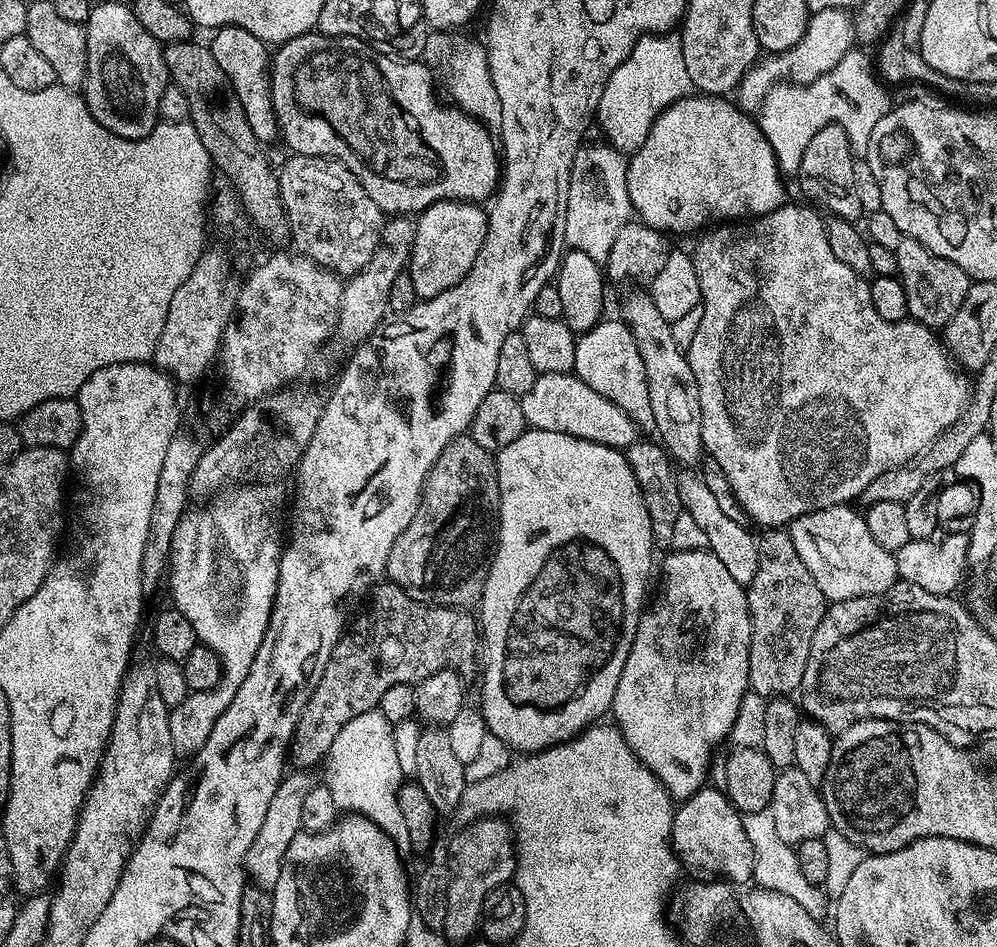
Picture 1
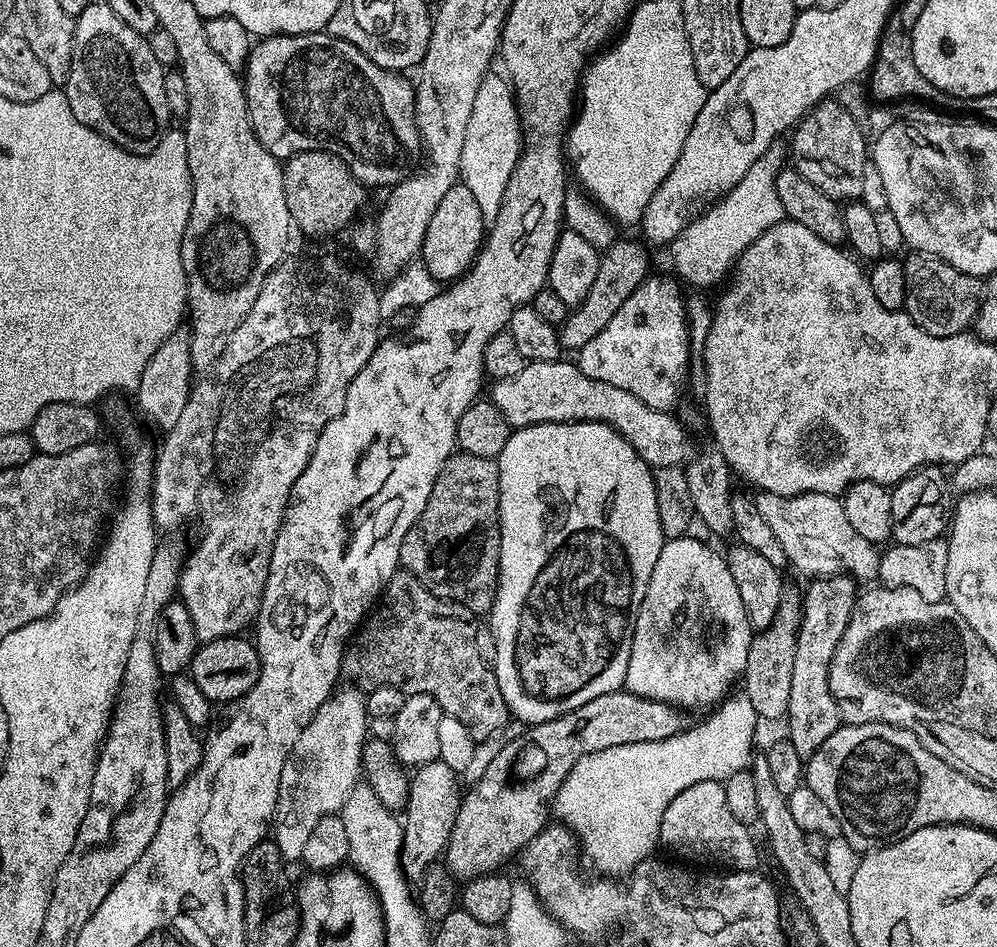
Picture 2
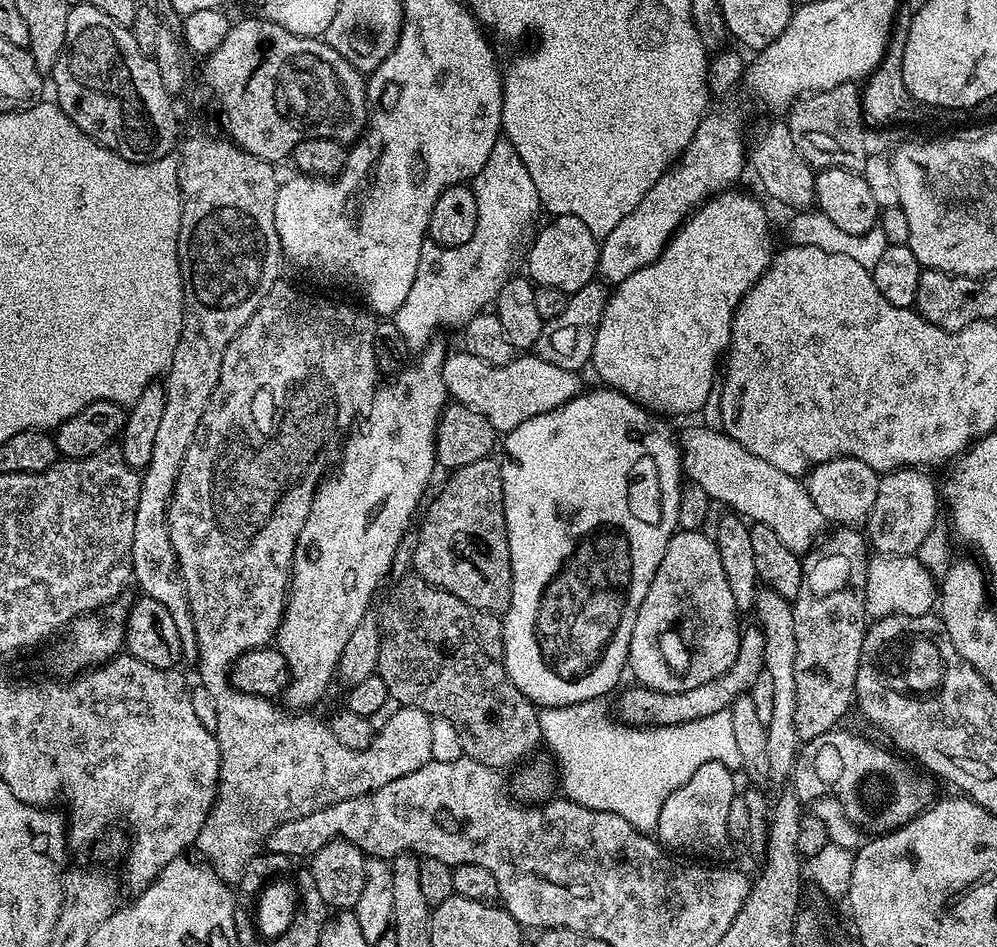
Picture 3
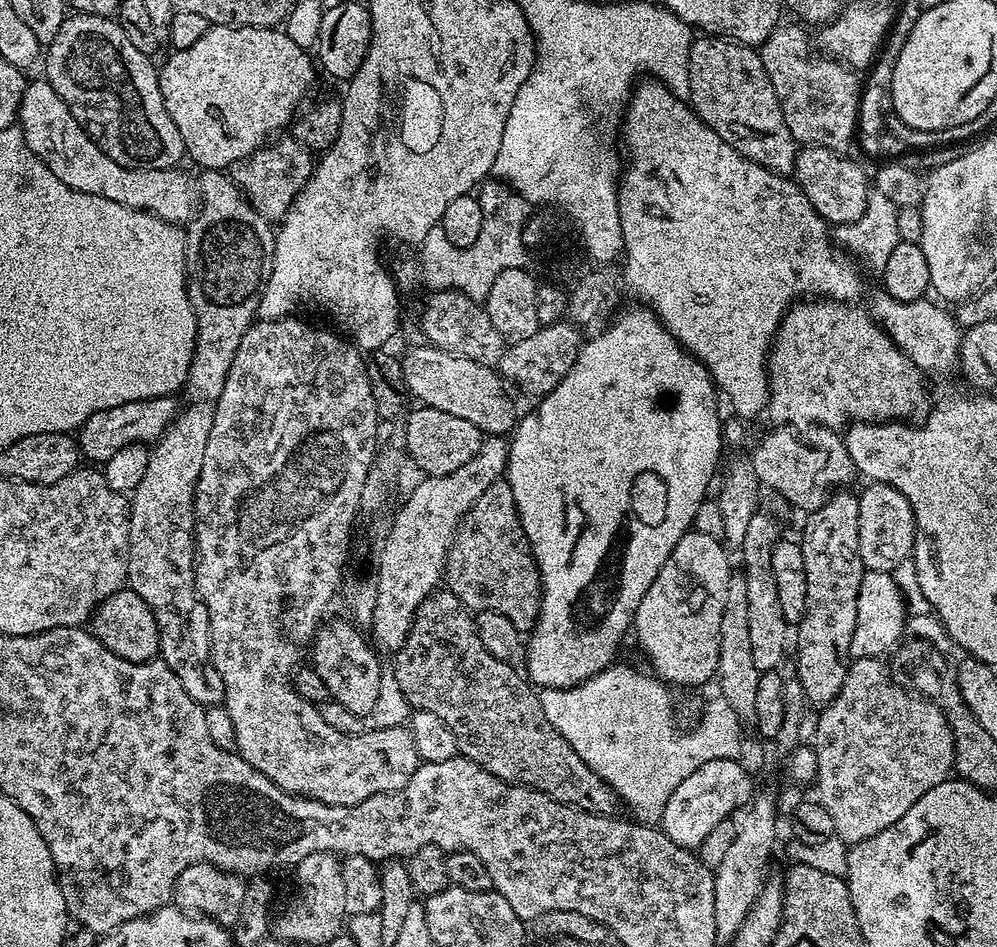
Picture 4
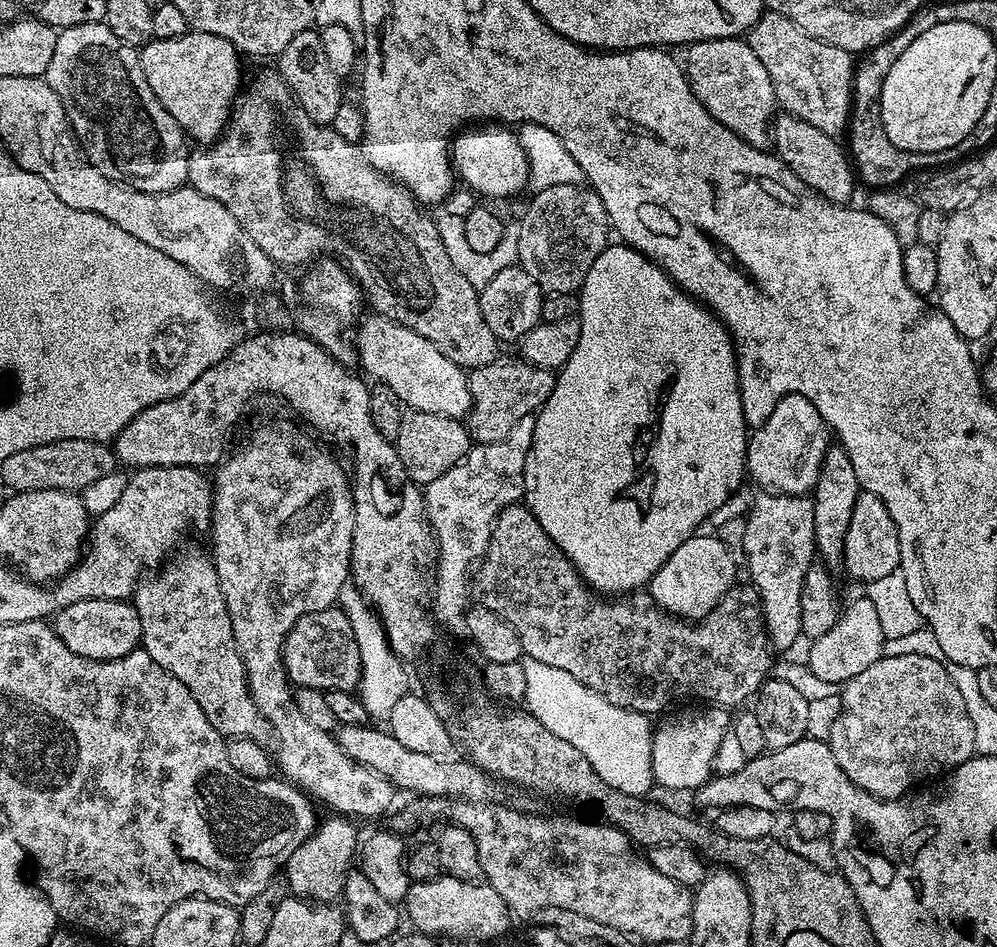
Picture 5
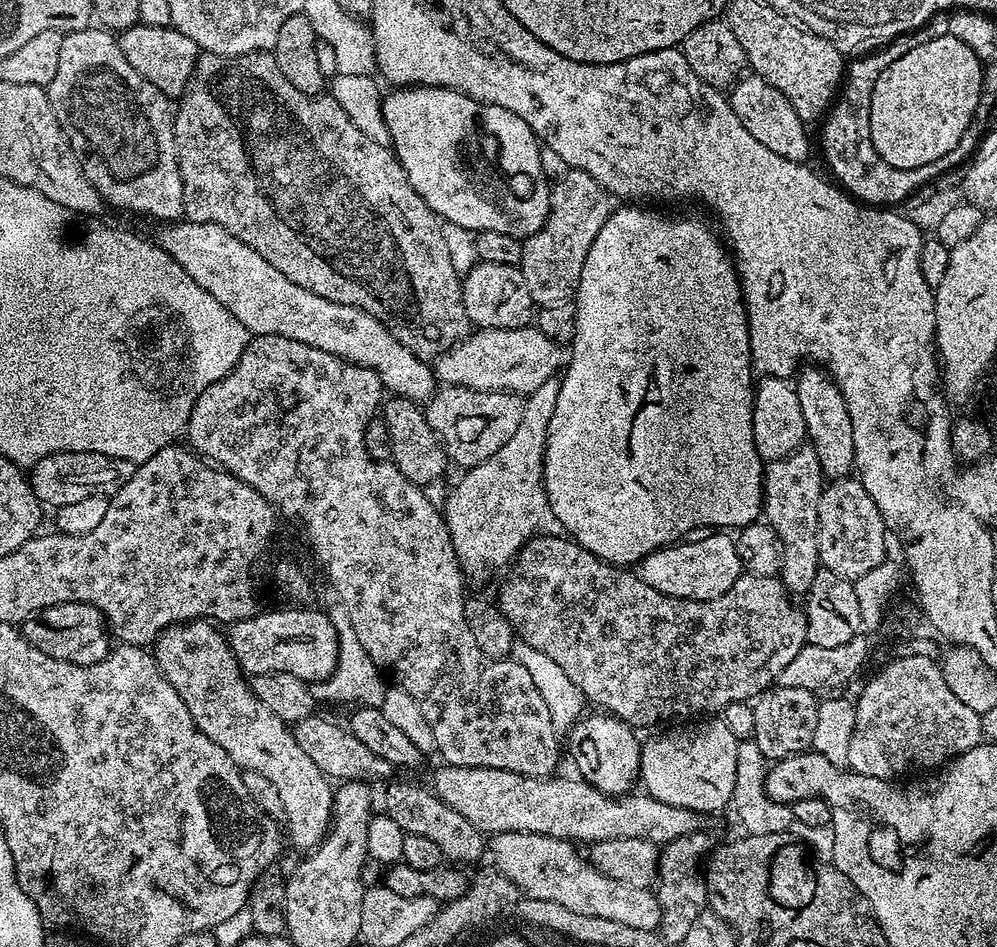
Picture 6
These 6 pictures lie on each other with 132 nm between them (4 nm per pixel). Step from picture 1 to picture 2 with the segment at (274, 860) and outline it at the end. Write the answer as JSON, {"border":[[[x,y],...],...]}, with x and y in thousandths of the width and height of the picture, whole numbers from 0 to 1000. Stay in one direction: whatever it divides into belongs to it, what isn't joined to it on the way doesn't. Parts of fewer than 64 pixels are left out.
{"border":[[[343,727],[334,730],[303,775],[299,775],[299,784],[295,784],[287,809],[283,809],[281,842],[271,883],[286,910],[304,905],[315,872],[319,872],[323,864],[340,860],[347,843],[351,843],[363,824],[361,801],[365,782],[371,777],[367,735],[357,727]]]}

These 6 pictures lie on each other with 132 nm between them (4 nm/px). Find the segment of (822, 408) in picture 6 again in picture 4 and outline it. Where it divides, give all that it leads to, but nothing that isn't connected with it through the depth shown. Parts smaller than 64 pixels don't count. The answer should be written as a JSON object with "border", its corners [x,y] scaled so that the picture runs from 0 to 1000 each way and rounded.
{"border":[[[840,517],[831,524],[830,529],[824,534],[820,534],[820,539],[809,542],[806,553],[806,567],[801,567],[800,573],[804,581],[804,589],[808,593],[808,648],[803,653],[800,662],[796,667],[796,688],[798,684],[798,710],[796,710],[797,717],[802,719],[804,729],[806,730],[807,740],[811,744],[814,743],[818,750],[825,750],[830,747],[830,743],[841,733],[841,729],[845,729],[845,724],[849,720],[849,712],[851,711],[851,703],[853,700],[853,678],[857,674],[857,661],[861,657],[861,623],[865,619],[865,610],[869,603],[867,595],[865,593],[865,585],[861,585],[861,530],[862,523],[855,517]]]}

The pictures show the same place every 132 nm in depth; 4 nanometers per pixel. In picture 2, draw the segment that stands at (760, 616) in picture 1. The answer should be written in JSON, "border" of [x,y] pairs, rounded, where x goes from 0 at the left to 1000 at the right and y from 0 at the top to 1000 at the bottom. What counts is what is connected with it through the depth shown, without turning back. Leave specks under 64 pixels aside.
{"border":[[[794,623],[787,624],[782,634],[780,648],[776,648],[776,657],[772,661],[761,664],[752,678],[752,686],[748,691],[748,703],[744,715],[744,730],[752,737],[759,757],[766,760],[785,761],[792,746],[792,719],[796,713],[796,691],[798,675],[802,664],[802,644],[804,634]]]}

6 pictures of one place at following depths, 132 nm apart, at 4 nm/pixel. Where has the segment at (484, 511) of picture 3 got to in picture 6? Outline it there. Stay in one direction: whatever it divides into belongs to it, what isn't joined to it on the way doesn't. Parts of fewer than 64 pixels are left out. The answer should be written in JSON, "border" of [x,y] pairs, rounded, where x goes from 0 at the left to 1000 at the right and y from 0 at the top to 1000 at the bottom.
{"border":[[[537,565],[534,569],[522,581],[518,586],[516,595],[513,597],[512,603],[514,605],[510,608],[510,614],[502,621],[502,630],[499,630],[499,637],[504,648],[512,657],[512,661],[518,666],[521,679],[532,682],[536,686],[542,687],[544,691],[548,691],[548,695],[553,695],[560,704],[568,712],[568,716],[572,716],[572,720],[576,720],[576,724],[581,729],[587,740],[591,744],[599,743],[599,749],[605,750],[607,753],[619,756],[621,760],[627,760],[629,765],[635,771],[643,771],[642,769],[654,769],[657,765],[662,765],[665,760],[682,760],[678,762],[686,762],[691,758],[706,758],[711,754],[722,754],[725,753],[726,749],[732,746],[733,742],[744,742],[746,740],[753,740],[755,737],[762,734],[763,731],[770,730],[771,727],[775,725],[781,719],[784,707],[788,707],[788,703],[792,703],[792,699],[796,699],[796,695],[800,695],[800,691],[805,686],[810,680],[810,652],[808,649],[807,643],[802,642],[795,634],[795,630],[790,624],[790,620],[782,612],[781,608],[773,608],[772,610],[764,610],[763,608],[757,608],[751,604],[746,604],[738,611],[736,619],[732,619],[732,623],[728,623],[728,627],[724,627],[720,631],[712,631],[711,634],[689,634],[688,631],[680,631],[679,629],[673,629],[672,627],[664,627],[660,623],[656,623],[656,619],[652,619],[648,614],[646,614],[645,607],[636,605],[637,603],[631,602],[629,599],[623,598],[621,596],[609,596],[606,591],[602,591],[596,585],[592,585],[592,581],[583,579],[577,570],[573,568],[567,568],[566,566],[550,566],[550,565]]]}

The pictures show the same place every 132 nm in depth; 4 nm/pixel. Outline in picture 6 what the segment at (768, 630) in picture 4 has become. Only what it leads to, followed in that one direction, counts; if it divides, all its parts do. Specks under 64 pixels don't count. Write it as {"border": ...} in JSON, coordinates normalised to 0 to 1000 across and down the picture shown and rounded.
{"border":[[[804,471],[784,486],[767,489],[764,545],[782,570],[782,612],[798,631],[812,623],[816,606],[824,599],[820,581],[820,530],[827,514],[826,497],[813,471]]]}

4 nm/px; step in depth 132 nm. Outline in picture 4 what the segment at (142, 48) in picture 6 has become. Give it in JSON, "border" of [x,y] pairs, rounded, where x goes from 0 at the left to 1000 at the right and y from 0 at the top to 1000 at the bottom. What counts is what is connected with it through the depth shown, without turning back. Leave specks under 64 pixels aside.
{"border":[[[215,25],[210,27],[207,36],[203,36],[203,40],[199,40],[199,44],[195,44],[195,49],[187,49],[187,53],[176,53],[172,58],[173,60],[164,69],[161,67],[158,72],[162,108],[166,112],[171,125],[175,125],[175,133],[179,133],[179,141],[183,141],[188,168],[202,173],[200,176],[205,180],[229,180],[229,176],[232,178],[234,175],[240,174],[241,170],[247,168],[251,163],[255,163],[259,157],[265,155],[278,141],[284,140],[281,138],[284,135],[286,138],[292,132],[298,121],[297,113],[304,108],[305,100],[312,95],[313,88],[317,84],[317,76],[319,77],[314,60],[303,49],[299,49],[299,44],[291,41],[288,33],[282,32],[280,29],[239,30],[236,25]]]}

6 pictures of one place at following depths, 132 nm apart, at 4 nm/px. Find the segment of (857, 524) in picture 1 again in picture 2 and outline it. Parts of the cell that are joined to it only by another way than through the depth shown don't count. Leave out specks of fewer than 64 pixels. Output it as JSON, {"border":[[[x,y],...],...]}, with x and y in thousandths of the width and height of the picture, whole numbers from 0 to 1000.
{"border":[[[759,518],[756,527],[760,543],[776,560],[790,596],[807,604],[810,610],[823,608],[854,608],[860,615],[880,611],[883,602],[884,584],[880,576],[874,574],[849,547],[847,529],[843,524],[829,524],[819,520],[809,520],[799,524],[781,524]]]}

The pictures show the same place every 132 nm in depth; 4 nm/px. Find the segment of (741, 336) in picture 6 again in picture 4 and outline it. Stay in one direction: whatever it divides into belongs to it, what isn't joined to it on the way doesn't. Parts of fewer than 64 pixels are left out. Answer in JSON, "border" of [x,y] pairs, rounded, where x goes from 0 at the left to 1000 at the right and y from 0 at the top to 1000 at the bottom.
{"border":[[[637,324],[624,326],[603,355],[598,355],[595,359],[587,358],[583,362],[580,378],[576,386],[572,386],[572,395],[568,395],[568,399],[564,399],[564,403],[560,403],[560,408],[539,426],[542,428],[538,435],[530,435],[527,439],[525,436],[521,440],[512,460],[508,506],[512,517],[516,517],[516,530],[522,544],[524,560],[532,572],[532,581],[542,603],[542,647],[528,676],[528,714],[535,723],[543,728],[575,727],[600,713],[619,696],[618,683],[635,662],[640,636],[648,631],[648,623],[652,623],[652,615],[660,610],[660,602],[664,602],[668,589],[672,589],[672,581],[676,581],[678,573],[694,558],[700,534],[704,534],[711,523],[710,514],[713,513],[714,506],[719,506],[720,495],[723,493],[728,452],[722,449],[718,404],[705,382],[699,376],[693,376],[666,347],[666,342],[658,336],[658,331],[653,325]]]}

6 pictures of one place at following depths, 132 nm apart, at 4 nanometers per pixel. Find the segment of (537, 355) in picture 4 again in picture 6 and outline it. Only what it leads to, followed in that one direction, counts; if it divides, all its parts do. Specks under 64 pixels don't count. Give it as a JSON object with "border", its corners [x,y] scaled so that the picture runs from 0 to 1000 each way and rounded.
{"border":[[[463,408],[438,409],[432,422],[424,428],[427,446],[440,460],[449,485],[454,491],[462,490],[468,496],[487,488],[524,450],[527,419],[516,414],[484,414]]]}

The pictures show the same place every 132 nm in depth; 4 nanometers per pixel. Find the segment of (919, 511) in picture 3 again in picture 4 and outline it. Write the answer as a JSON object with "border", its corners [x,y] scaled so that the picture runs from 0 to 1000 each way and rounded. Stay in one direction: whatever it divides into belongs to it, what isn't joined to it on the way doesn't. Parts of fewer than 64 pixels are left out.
{"border":[[[872,510],[868,520],[862,521],[861,530],[861,585],[865,585],[868,601],[873,604],[898,605],[906,590],[914,588],[919,552],[917,539],[897,513]]]}

